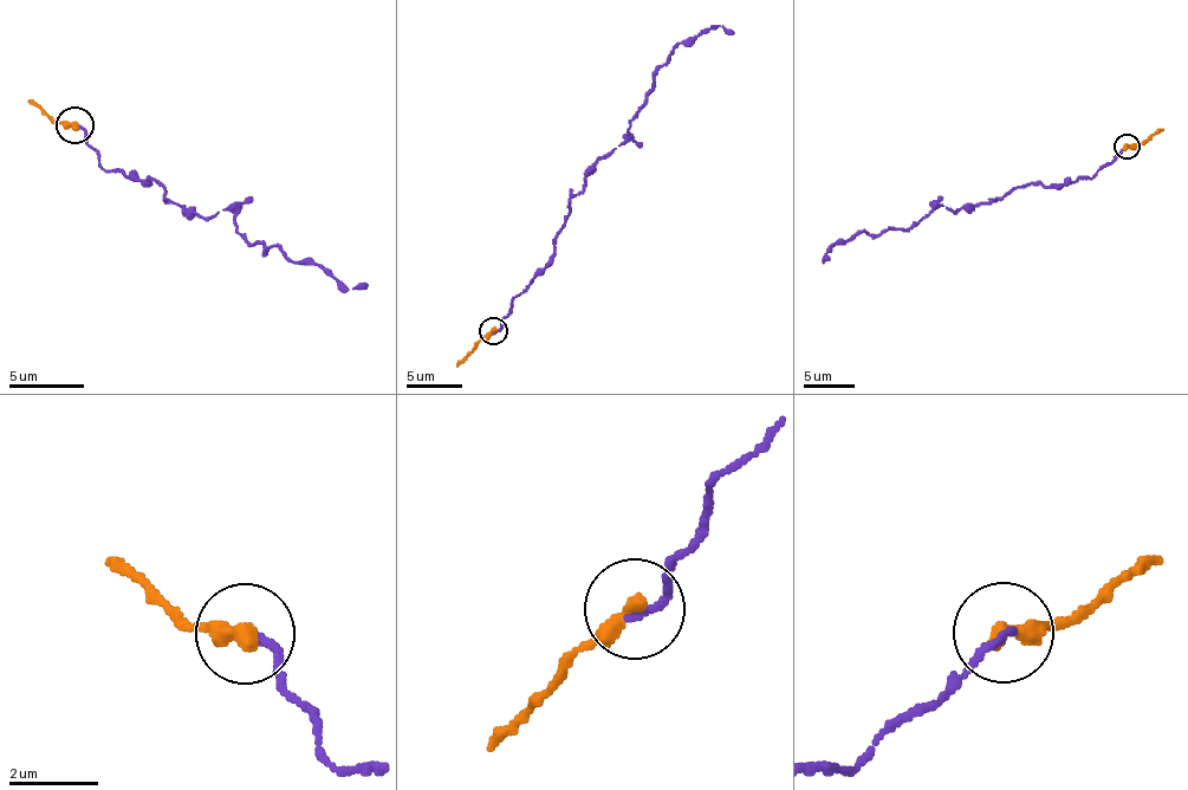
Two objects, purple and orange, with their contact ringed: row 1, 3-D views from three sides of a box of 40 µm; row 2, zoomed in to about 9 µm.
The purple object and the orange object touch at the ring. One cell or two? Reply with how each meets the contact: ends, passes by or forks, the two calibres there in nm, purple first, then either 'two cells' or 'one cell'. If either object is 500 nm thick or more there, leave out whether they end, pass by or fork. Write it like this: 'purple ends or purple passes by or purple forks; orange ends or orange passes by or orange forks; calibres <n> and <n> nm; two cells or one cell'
purple ends; orange ends; calibres 180 and 440 nm; one cell

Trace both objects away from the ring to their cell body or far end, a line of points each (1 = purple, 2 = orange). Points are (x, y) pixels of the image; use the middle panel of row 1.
1: (494, 332), (550, 263), (569, 201), (623, 140), (655, 71), (679, 44), (720, 26), (734, 32)
2: (494, 330), (458, 367)

